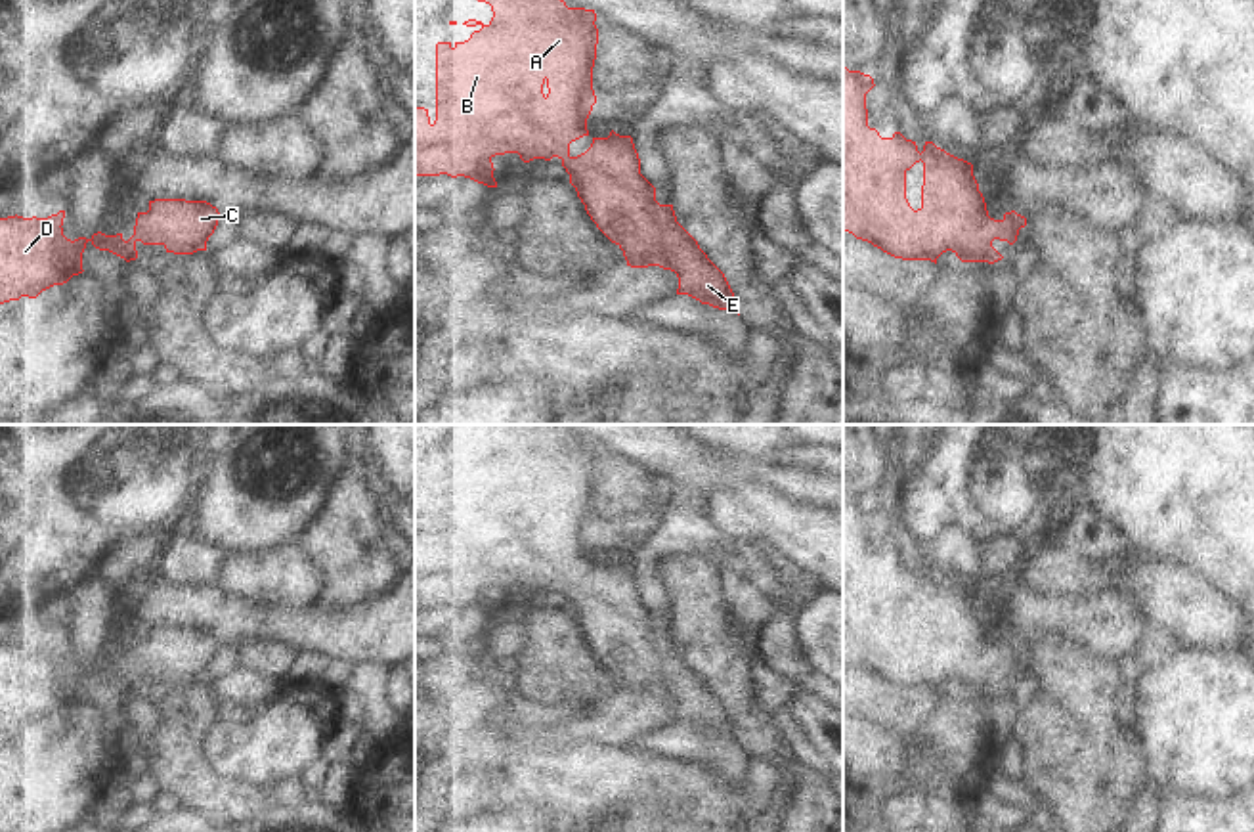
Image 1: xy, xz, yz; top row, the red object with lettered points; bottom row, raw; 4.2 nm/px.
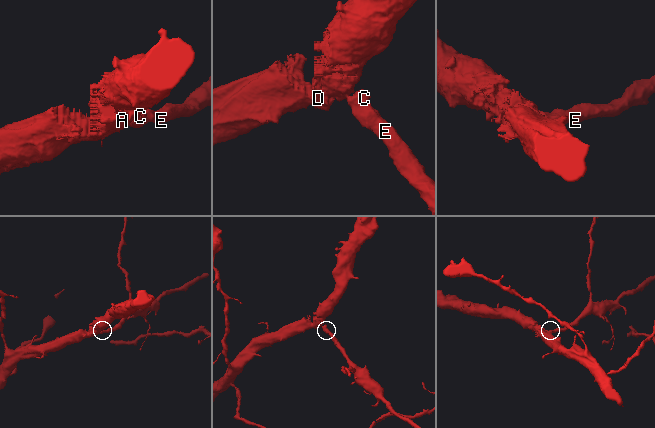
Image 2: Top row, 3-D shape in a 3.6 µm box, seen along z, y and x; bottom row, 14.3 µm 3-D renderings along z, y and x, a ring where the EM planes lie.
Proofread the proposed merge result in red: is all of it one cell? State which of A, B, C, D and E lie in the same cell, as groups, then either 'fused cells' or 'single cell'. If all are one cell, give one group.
A B C D E | single cell

